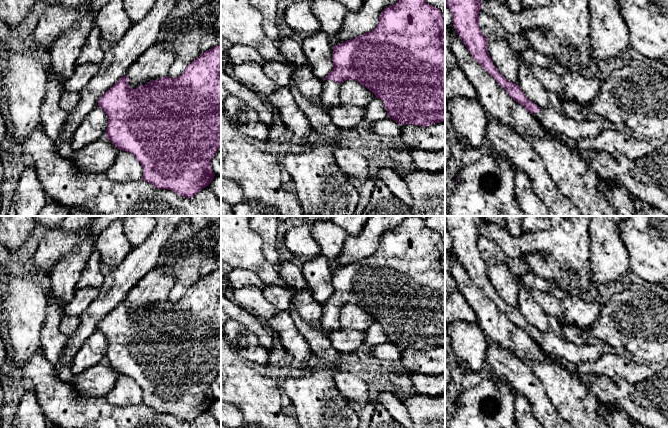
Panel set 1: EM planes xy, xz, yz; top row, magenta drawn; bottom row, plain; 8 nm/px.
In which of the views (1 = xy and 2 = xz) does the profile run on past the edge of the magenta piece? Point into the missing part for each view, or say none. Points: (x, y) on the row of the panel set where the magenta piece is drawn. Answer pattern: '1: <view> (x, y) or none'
1: none
2: xz (330, 96)

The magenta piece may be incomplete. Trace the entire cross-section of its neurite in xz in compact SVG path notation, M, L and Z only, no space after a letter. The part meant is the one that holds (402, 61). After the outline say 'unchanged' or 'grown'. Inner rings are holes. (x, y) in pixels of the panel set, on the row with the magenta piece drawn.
M399 0L396 4L385 8L380 14L379 22L375 29L354 39L333 46L332 61L333 69L323 79L322 92L318 96L320 105L326 111L341 104L341 84L348 79L352 79L369 89L376 98L383 100L383 106L388 113L388 118L393 119L399 125L412 124L427 127L431 124L440 123L445 120L445 22L441 11L427 3L426 0Z; grown

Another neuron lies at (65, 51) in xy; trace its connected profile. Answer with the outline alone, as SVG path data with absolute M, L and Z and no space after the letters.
M87 17L77 28L73 28L59 37L50 49L52 56L50 69L63 83L73 75L77 66L76 60L94 26L94 17Z

